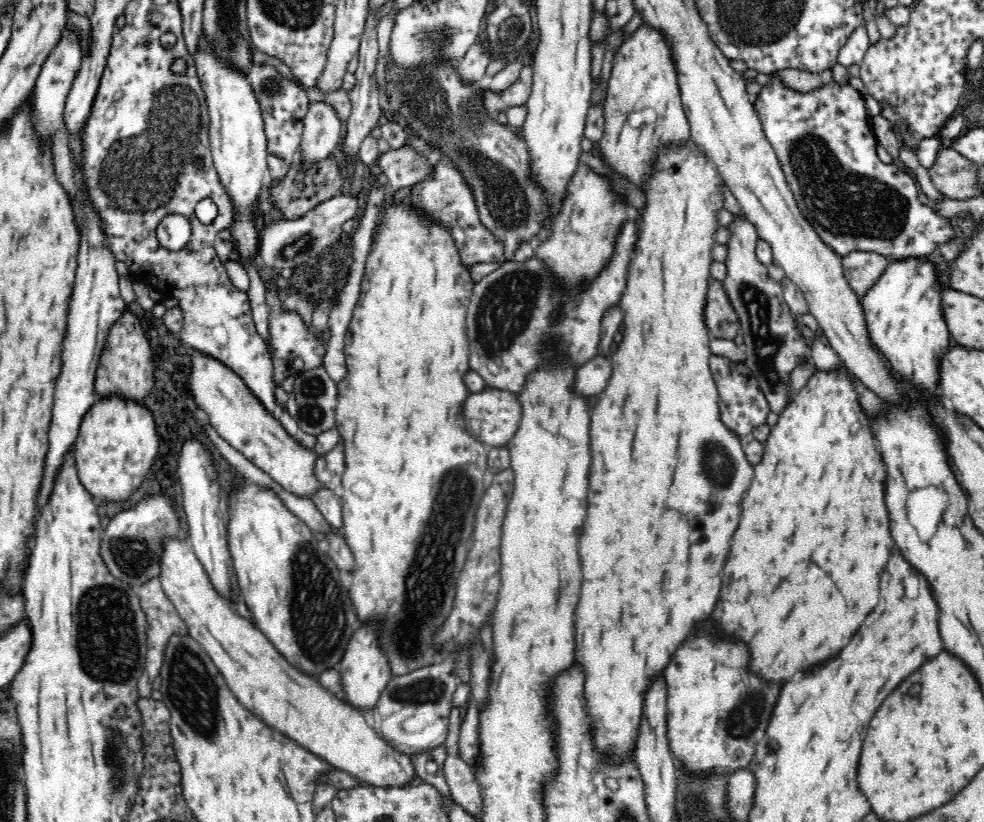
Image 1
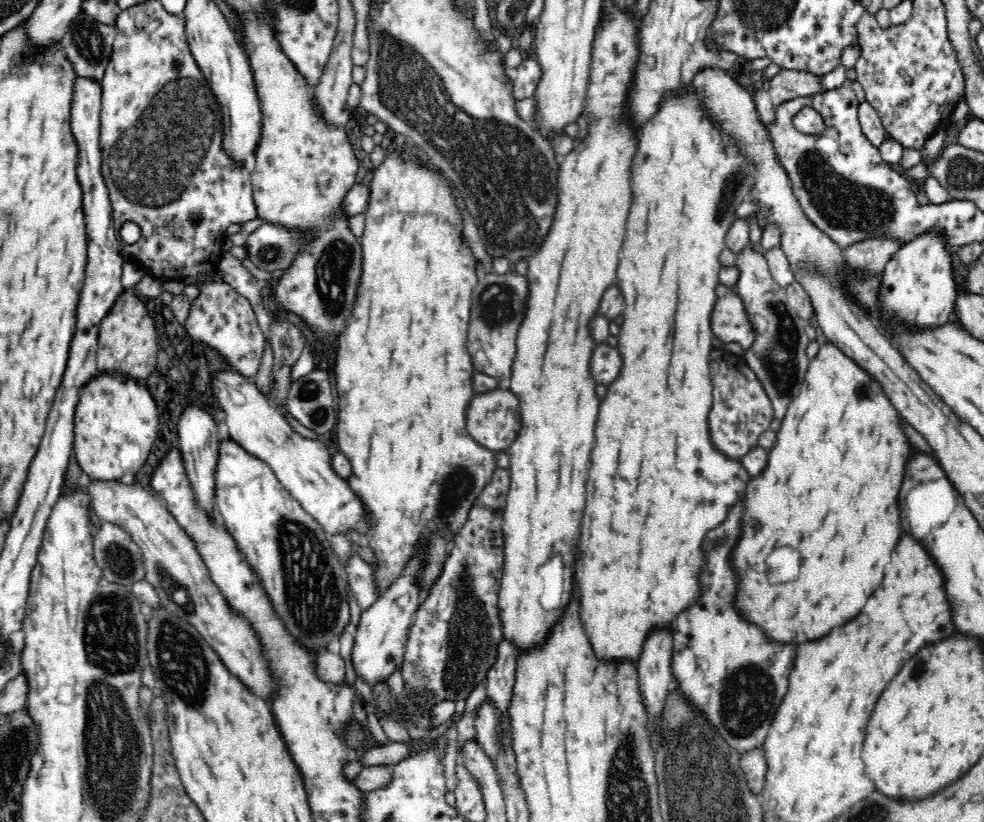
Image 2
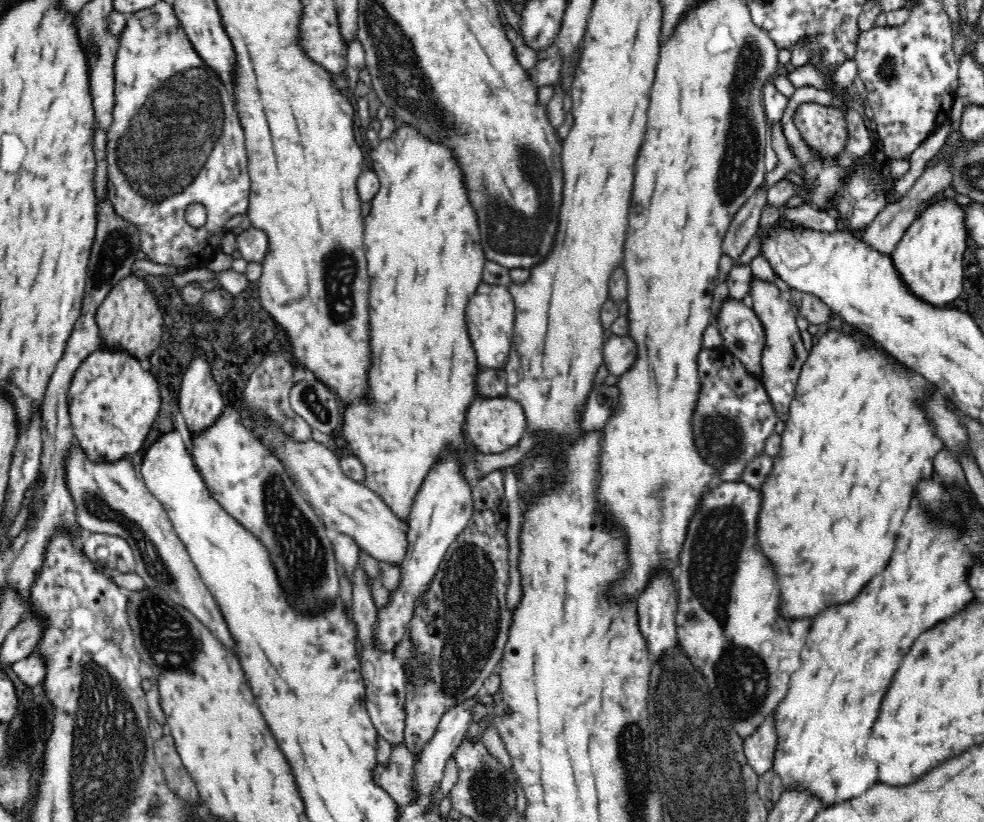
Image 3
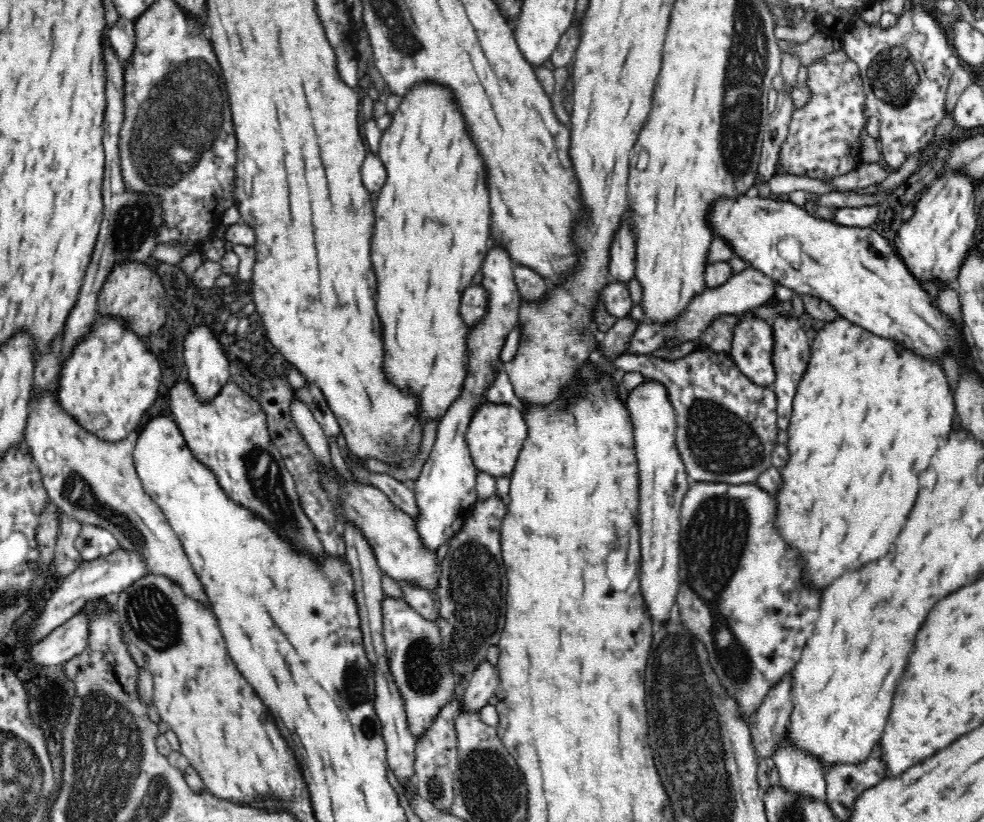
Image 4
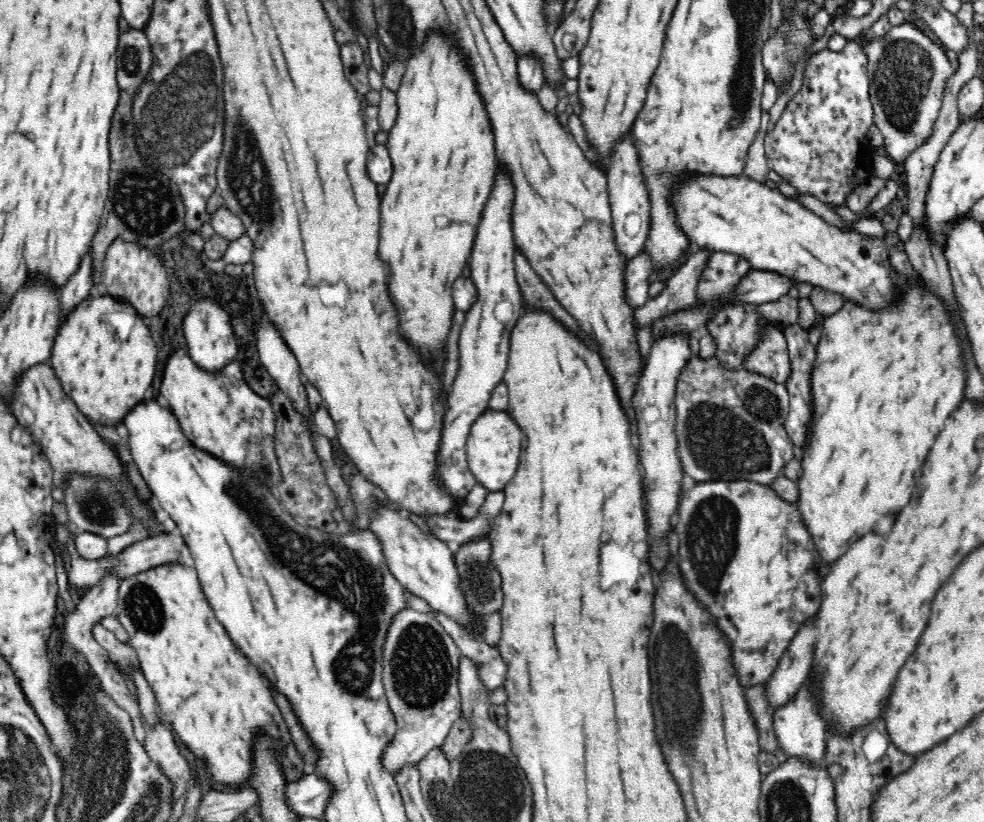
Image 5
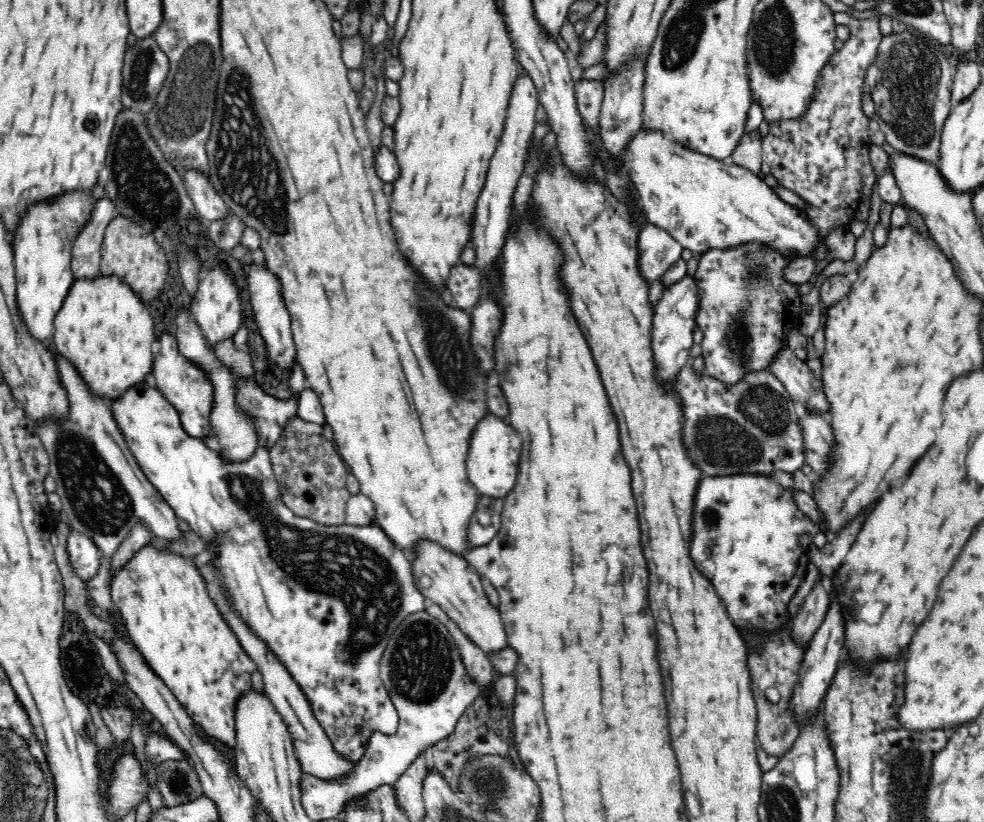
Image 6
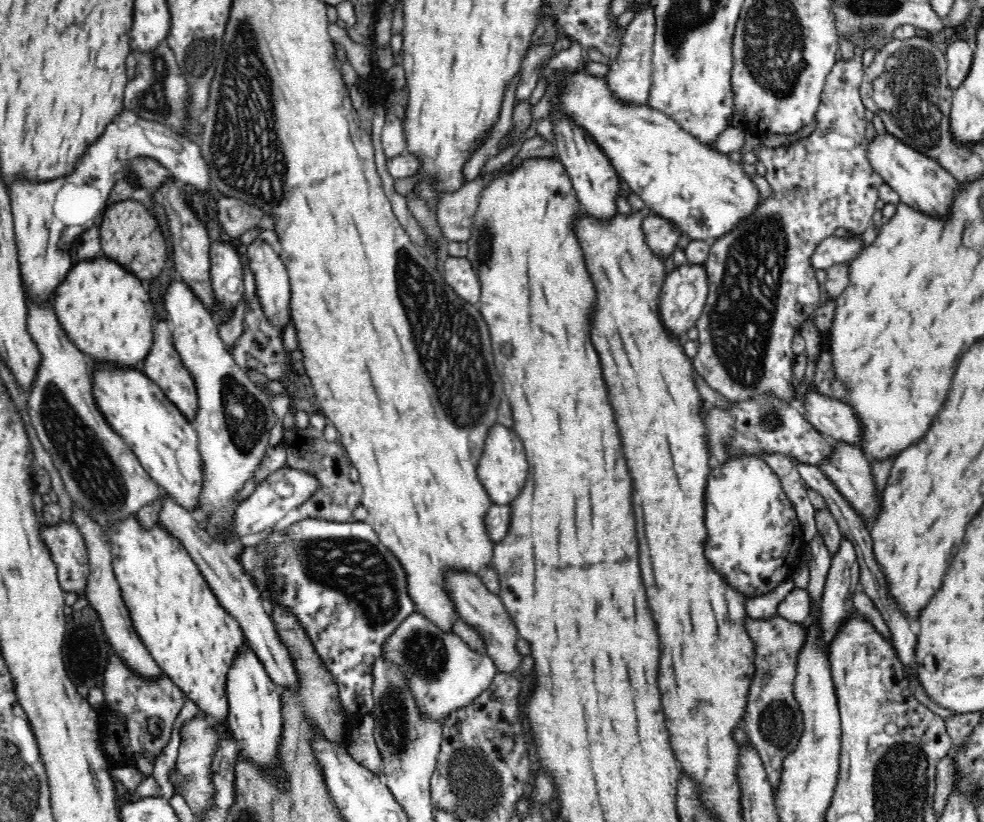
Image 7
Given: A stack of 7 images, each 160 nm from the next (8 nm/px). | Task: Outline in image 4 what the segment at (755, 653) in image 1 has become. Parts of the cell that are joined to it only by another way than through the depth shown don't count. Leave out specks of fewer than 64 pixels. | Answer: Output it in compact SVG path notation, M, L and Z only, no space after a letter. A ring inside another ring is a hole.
M840 317L835 322L817 326L817 335L810 345L810 360L808 360L803 378L797 387L790 422L786 430L788 434L786 444L788 462L779 469L782 484L778 486L778 490L774 494L774 499L776 499L776 518L774 520L776 533L787 542L786 545L796 549L796 553L802 558L798 567L802 573L804 587L822 594L830 582L840 578L840 574L858 570L860 566L864 566L864 562L870 562L870 560L876 560L876 558L882 558L884 554L888 554L888 550L894 544L892 540L896 540L896 536L900 534L900 530L906 522L906 516L910 514L910 510L914 506L914 500L918 494L918 480L920 480L918 474L928 468L932 454L938 448L938 438L940 436L948 438L948 434L952 431L952 418L957 416L957 412L953 401L955 396L949 390L950 386L946 382L944 369L940 364L932 363L930 359L922 360L922 357L898 346L898 343L894 344L892 340L878 338L870 331L851 324L846 318Z

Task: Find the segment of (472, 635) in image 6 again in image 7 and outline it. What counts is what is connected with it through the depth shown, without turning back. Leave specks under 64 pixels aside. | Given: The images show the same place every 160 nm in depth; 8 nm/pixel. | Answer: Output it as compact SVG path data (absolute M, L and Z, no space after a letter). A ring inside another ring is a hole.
M446 568L442 572L442 589L450 597L457 617L472 627L481 636L486 647L486 655L494 661L498 673L512 673L518 666L522 656L516 651L518 631L502 604L499 595L494 595L486 589L481 581L481 574L474 574L467 570Z

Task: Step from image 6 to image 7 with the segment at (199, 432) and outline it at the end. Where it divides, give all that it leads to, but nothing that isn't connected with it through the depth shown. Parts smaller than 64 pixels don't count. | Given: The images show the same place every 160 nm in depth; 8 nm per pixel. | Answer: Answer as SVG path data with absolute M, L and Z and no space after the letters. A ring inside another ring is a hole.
M166 321L158 322L153 330L153 345L147 359L144 361L143 373L164 392L164 395L178 407L178 410L182 411L190 424L195 420L198 406L198 389L196 389L193 376L184 366L183 360L175 349L172 331Z

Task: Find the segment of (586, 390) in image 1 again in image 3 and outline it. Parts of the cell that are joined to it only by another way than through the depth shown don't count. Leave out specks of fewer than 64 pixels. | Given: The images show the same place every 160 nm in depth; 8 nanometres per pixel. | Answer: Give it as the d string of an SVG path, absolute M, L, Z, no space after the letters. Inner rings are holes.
M613 335L602 346L602 362L608 374L619 377L628 372L636 360L636 343L628 335Z

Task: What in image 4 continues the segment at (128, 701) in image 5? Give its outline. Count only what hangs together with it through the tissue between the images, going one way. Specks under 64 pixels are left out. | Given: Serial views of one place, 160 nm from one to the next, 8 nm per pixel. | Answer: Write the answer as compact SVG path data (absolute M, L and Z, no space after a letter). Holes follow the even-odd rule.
M76 613L70 620L32 646L28 652L28 661L42 667L63 665L88 646L86 638L88 619L86 615Z

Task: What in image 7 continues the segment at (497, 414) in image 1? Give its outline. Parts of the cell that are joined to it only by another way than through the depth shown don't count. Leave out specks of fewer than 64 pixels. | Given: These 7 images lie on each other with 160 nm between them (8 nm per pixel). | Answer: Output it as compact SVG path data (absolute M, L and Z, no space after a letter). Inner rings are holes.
M496 423L484 440L484 448L476 466L476 476L488 493L490 500L498 505L509 505L522 490L528 474L528 461L521 438L512 428Z

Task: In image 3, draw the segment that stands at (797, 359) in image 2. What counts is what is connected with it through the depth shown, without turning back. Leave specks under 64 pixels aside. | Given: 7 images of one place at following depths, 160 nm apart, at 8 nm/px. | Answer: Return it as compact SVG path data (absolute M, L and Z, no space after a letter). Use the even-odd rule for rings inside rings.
M754 278L749 294L748 303L758 316L765 330L765 345L760 358L760 381L772 401L776 416L786 422L792 399L795 398L796 386L809 352L806 351L797 326L798 313L792 306L787 294L782 294L774 282Z

